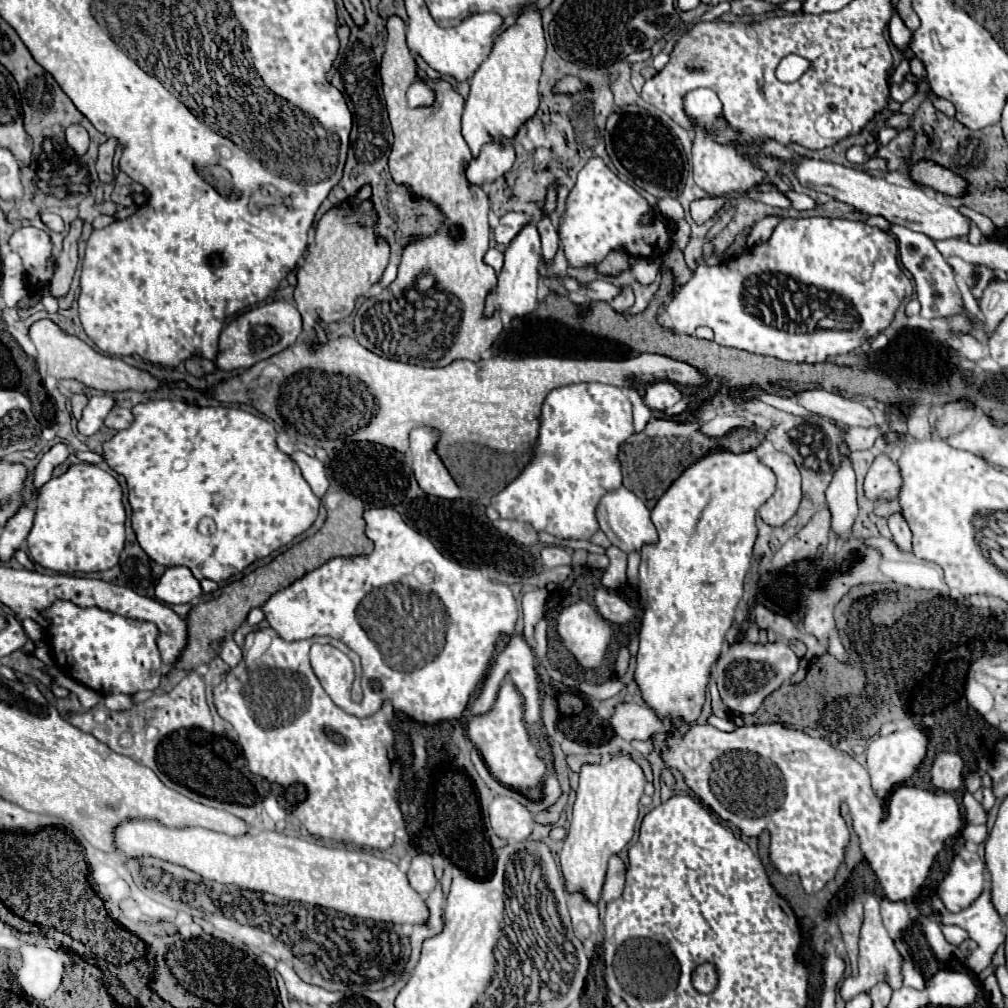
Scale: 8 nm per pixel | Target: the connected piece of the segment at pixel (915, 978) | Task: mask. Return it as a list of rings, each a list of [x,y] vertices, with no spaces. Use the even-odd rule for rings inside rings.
[[[903,960],[903,984],[913,987],[919,991],[922,991],[925,987],[925,981],[913,967],[913,964],[909,960]]]

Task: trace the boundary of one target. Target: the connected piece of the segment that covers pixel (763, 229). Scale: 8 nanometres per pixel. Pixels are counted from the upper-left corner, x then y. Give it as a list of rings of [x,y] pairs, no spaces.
[[[771,214],[771,216],[763,216],[761,220],[757,220],[753,226],[751,226],[751,232],[749,232],[749,236],[747,236],[747,246],[751,248],[751,246],[755,246],[755,244],[759,244],[759,242],[765,242],[769,236],[771,236],[771,232],[775,230],[775,226],[781,222],[781,216],[775,216],[775,214]]]

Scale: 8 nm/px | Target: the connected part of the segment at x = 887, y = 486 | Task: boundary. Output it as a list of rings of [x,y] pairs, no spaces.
[[[887,456],[875,458],[871,470],[865,476],[867,498],[871,498],[871,500],[897,498],[899,486],[901,486],[901,478],[899,478],[897,464]]]

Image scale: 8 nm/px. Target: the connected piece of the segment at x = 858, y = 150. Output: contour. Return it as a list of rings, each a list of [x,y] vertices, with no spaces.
[[[876,142],[867,144],[866,146],[853,146],[846,152],[846,158],[849,162],[854,164],[864,164],[870,160],[873,154],[876,153],[878,145]]]

